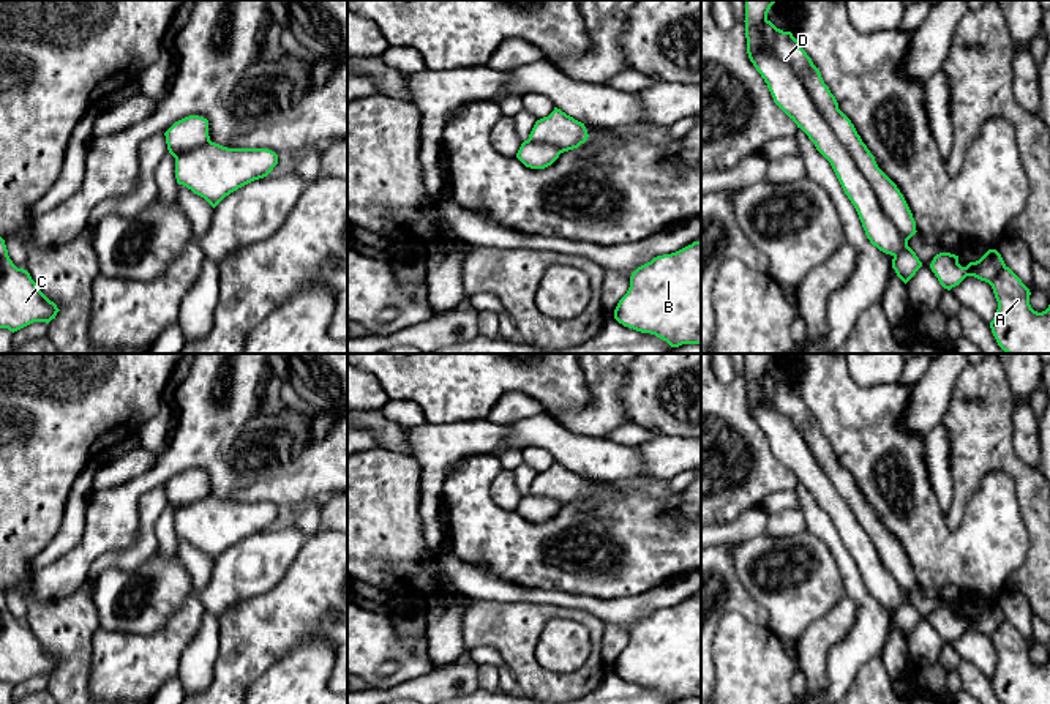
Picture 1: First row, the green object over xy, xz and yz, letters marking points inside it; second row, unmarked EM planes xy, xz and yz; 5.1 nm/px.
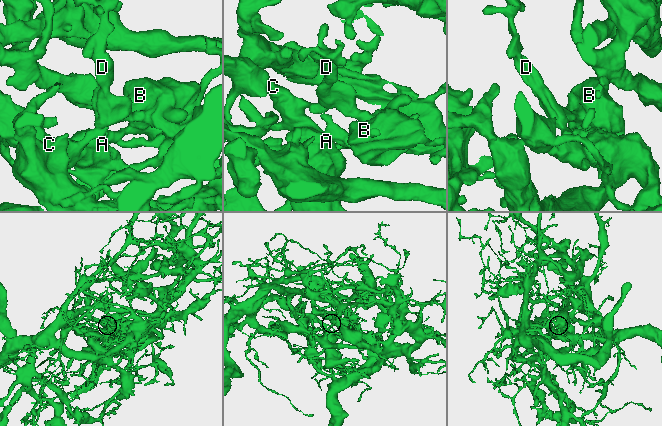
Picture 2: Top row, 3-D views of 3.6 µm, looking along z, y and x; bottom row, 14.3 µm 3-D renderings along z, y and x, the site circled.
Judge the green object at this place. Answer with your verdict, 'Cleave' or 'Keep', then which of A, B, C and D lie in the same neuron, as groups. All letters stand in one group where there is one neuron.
Cleave. Groups: A C D / B

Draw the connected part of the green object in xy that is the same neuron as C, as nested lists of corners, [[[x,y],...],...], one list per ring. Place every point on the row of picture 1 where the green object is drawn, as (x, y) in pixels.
[[[0,237],[0,328],[14,333],[33,322],[49,324],[58,311],[30,273],[13,264]]]

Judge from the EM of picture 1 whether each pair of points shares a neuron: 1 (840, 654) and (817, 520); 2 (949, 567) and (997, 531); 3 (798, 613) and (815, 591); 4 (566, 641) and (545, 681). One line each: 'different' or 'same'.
1: same
2: same
3: same
4: different

